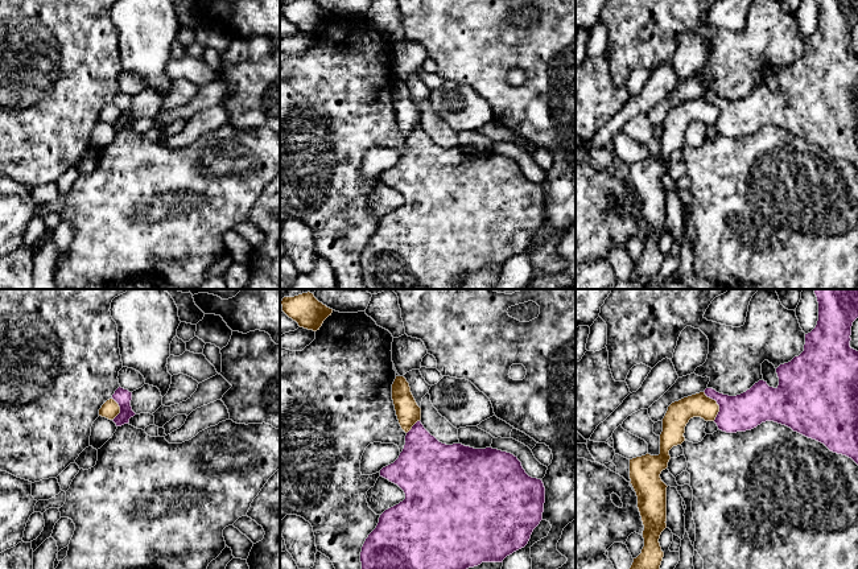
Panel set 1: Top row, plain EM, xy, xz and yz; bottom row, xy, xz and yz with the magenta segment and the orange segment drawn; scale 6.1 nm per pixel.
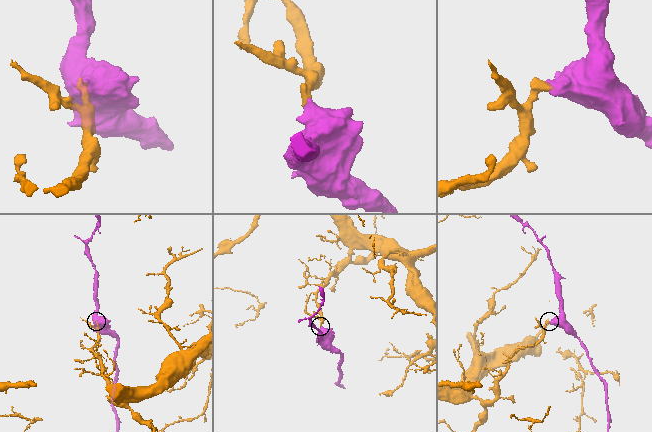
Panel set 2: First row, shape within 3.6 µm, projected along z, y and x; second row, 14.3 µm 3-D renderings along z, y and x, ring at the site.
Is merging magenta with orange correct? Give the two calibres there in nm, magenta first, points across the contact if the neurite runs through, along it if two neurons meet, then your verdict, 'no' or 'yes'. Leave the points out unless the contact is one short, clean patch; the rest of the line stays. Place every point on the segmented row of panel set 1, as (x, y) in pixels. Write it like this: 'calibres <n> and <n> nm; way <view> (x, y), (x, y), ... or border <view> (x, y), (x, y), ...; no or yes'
calibres 220 and 150 nm; border yz (704, 391), (718, 405), (718, 413), (714, 420); no

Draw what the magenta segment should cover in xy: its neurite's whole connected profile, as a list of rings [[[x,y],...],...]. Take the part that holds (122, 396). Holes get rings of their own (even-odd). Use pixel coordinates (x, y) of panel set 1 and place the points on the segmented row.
[[[119,387],[115,393],[112,395],[112,399],[119,404],[120,413],[112,420],[116,426],[121,426],[124,424],[129,422],[129,418],[133,417],[136,413],[132,411],[131,400],[132,400],[132,392],[128,389],[124,389]]]

